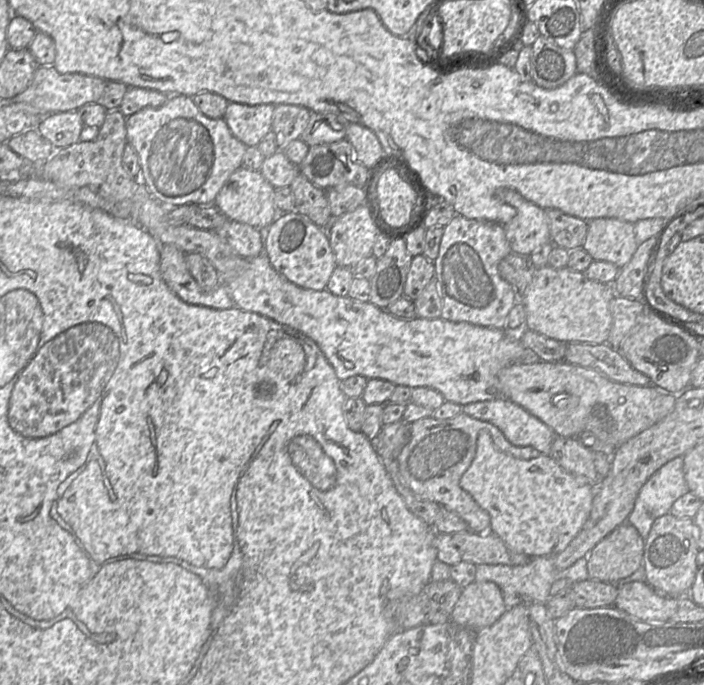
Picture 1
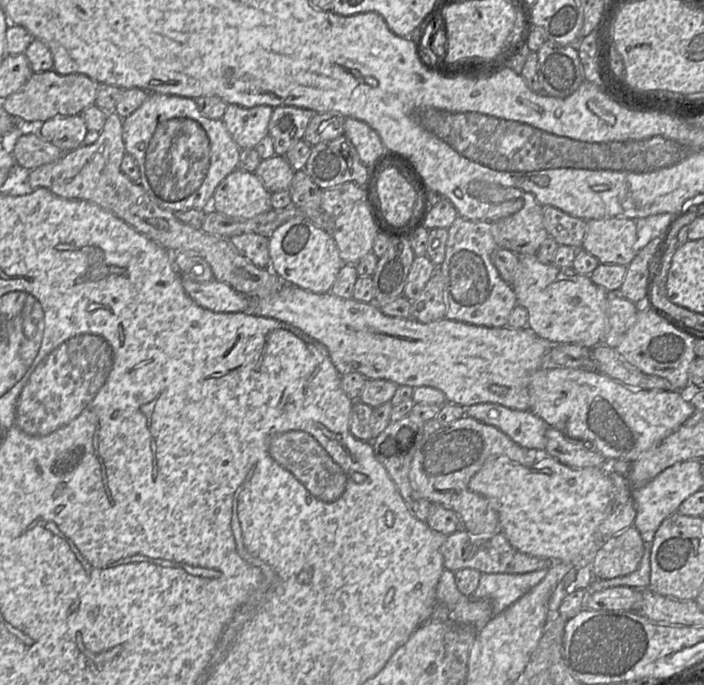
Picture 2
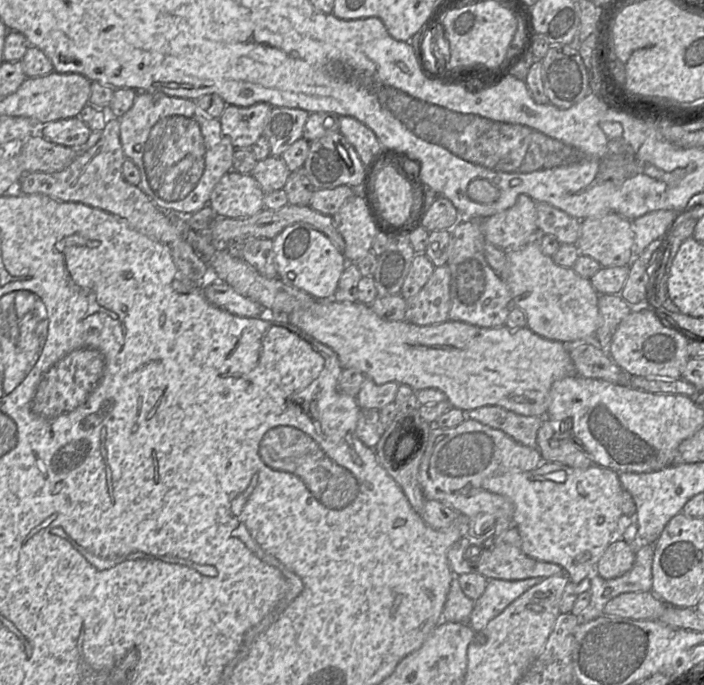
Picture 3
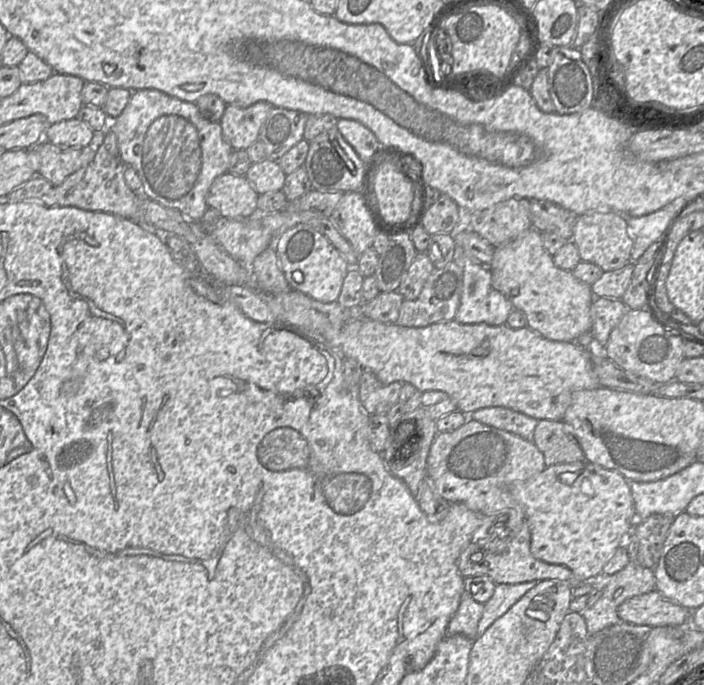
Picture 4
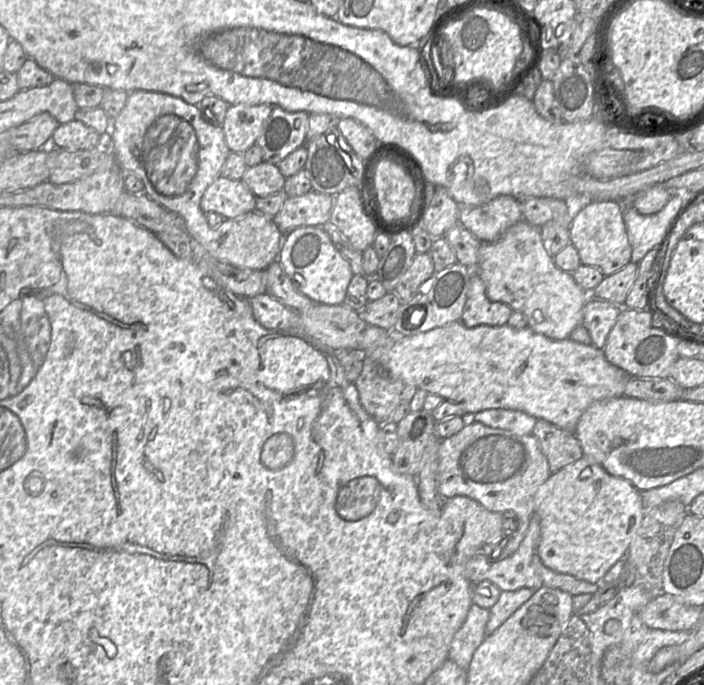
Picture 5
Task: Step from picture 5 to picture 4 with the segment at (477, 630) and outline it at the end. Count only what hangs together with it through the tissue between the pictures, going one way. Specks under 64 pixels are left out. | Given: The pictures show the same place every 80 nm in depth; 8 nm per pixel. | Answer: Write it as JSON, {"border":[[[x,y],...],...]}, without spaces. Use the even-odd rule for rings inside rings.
{"border":[[[463,593],[460,604],[447,626],[447,635],[477,637],[478,623],[482,617],[484,604],[475,601],[468,593]]]}

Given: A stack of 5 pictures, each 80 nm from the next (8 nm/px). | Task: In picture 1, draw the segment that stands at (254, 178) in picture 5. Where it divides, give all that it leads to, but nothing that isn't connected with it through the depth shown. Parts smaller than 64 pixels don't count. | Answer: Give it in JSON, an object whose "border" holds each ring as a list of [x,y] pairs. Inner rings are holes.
{"border":[[[278,151],[273,156],[265,158],[258,171],[277,189],[292,186],[300,174],[300,167],[293,163],[284,151]]]}

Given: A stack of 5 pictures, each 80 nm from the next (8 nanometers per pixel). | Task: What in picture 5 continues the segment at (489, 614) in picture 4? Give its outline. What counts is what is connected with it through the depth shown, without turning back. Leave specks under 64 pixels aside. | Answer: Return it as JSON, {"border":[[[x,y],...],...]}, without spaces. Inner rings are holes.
{"border":[[[521,588],[515,591],[501,591],[497,603],[490,608],[486,625],[486,636],[498,629],[520,606],[528,601],[536,590]]]}

